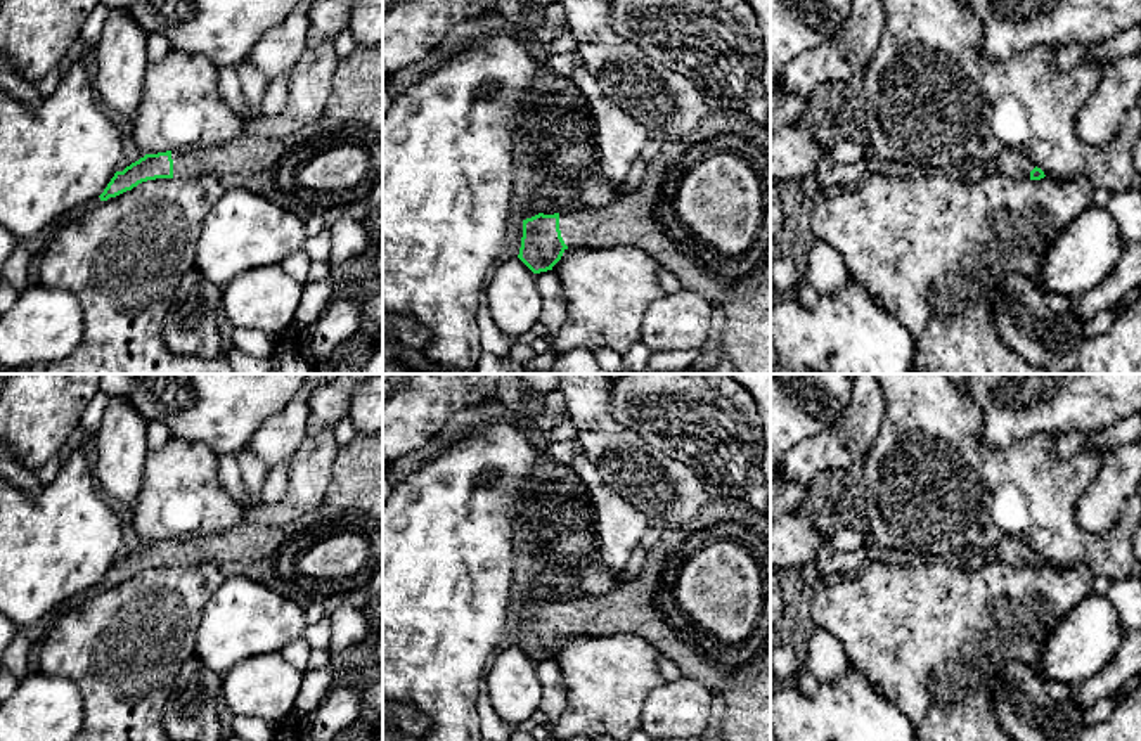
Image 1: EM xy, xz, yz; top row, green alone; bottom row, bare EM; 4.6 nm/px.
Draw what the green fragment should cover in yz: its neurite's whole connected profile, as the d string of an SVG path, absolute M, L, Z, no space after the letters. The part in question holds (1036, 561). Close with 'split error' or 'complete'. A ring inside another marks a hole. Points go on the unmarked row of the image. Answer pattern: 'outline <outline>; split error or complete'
outline M1009 535L999 540L992 556L1015 566L1041 568L1046 564L1023 540Z; split error

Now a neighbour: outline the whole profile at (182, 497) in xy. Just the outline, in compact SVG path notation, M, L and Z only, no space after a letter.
M178 436L149 450L133 528L158 542L222 535L244 523L244 509L223 490L218 469L218 454Z

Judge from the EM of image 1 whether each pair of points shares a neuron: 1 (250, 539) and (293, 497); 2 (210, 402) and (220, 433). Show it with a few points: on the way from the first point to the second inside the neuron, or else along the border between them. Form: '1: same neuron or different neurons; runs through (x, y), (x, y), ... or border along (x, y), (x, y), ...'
1: different neurons; border along (244, 520), (255, 525), (290, 525)
2: same neuron; runs through (217, 409), (220, 412), (220, 426)

